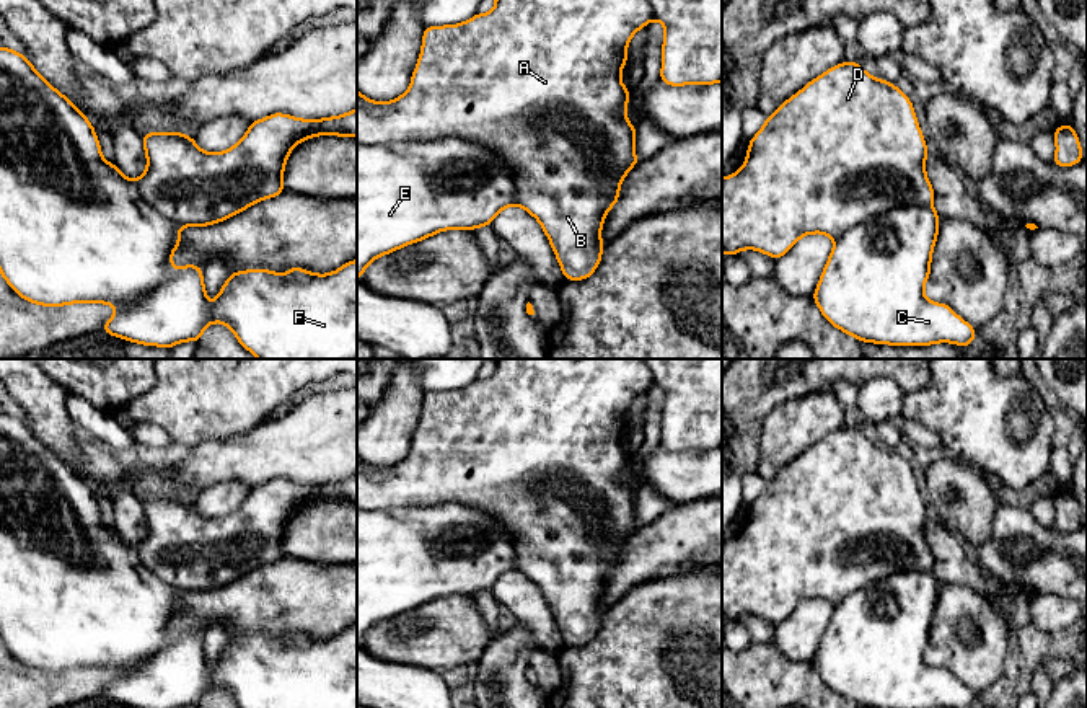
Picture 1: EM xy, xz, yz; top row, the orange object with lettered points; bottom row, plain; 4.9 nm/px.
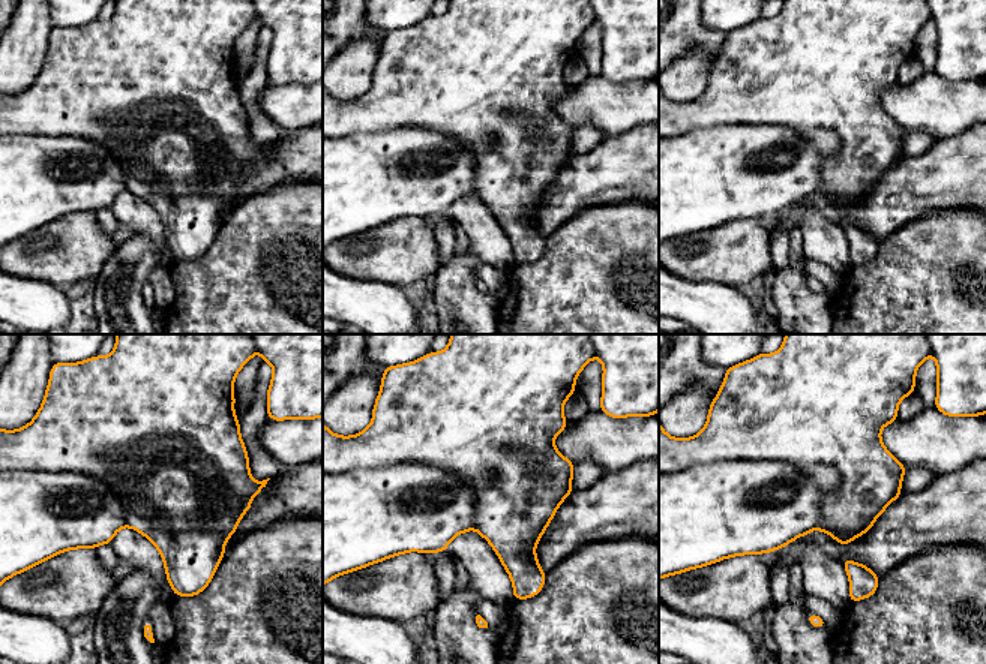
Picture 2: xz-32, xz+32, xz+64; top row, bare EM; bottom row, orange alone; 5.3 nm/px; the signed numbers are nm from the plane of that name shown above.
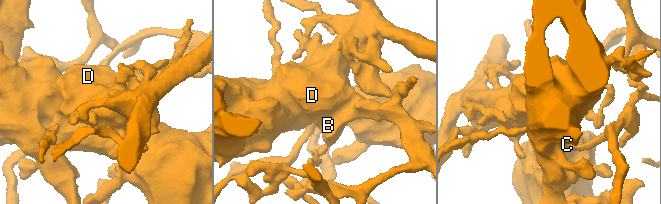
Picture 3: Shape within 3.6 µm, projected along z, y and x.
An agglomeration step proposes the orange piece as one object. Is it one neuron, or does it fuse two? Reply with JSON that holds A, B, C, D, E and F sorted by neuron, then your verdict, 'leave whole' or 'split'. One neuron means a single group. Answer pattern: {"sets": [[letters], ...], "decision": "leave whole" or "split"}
{"sets": [["A", "B", "D"], ["C", "E", "F"]], "decision": "split"}

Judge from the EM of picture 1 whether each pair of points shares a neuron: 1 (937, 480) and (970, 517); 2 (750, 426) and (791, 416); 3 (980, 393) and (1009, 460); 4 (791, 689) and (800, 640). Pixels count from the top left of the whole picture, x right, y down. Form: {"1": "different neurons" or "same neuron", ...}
{"1": "same neuron", "2": "different neurons", "3": "same neuron", "4": "different neurons"}

